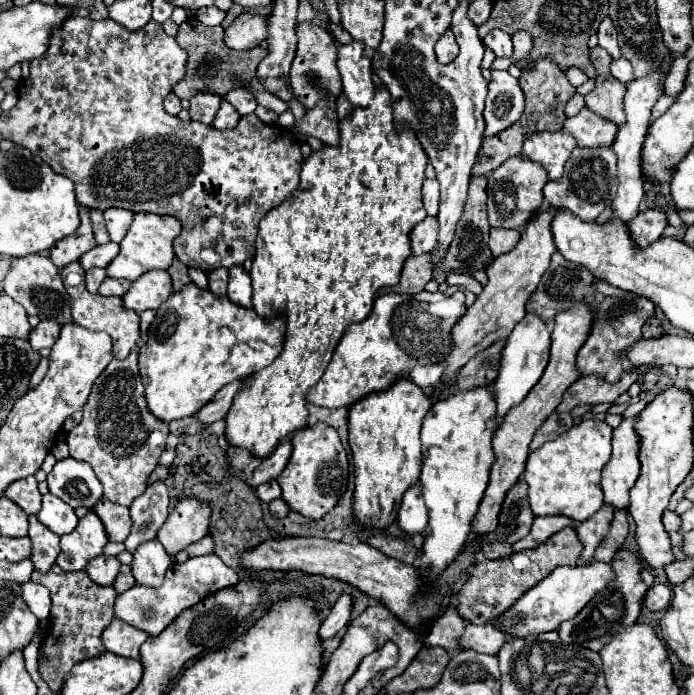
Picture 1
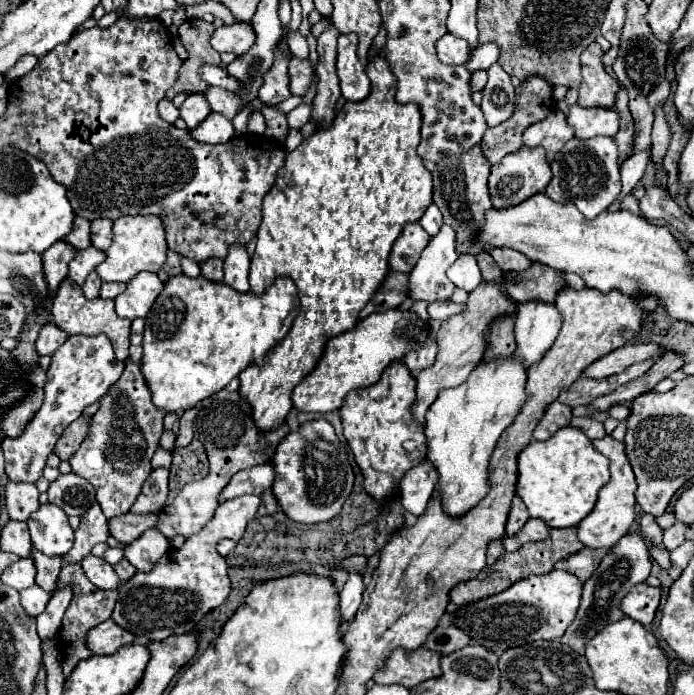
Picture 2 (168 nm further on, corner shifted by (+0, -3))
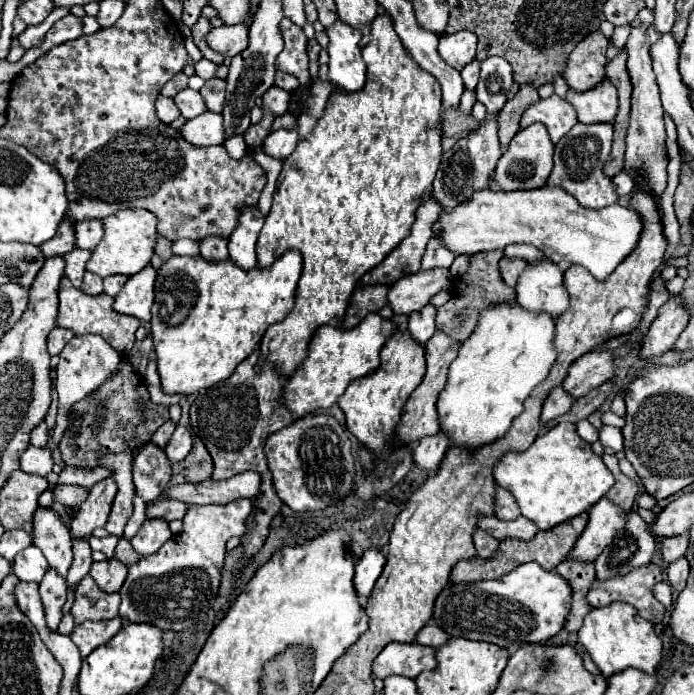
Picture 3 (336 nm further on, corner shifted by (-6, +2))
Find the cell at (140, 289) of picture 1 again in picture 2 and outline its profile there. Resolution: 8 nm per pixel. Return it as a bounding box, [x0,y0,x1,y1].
[114,272,162,318]

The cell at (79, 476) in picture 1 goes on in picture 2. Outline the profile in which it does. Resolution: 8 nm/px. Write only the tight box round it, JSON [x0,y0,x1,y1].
[48,474,96,516]

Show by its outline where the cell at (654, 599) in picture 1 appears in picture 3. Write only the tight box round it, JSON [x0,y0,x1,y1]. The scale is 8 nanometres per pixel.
[588,563,664,623]

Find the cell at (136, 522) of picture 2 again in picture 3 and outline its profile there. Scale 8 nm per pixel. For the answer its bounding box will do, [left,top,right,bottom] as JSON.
[146,499,188,521]

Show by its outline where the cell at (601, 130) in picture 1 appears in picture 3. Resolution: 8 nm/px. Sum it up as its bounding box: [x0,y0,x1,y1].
[566,81,618,125]

